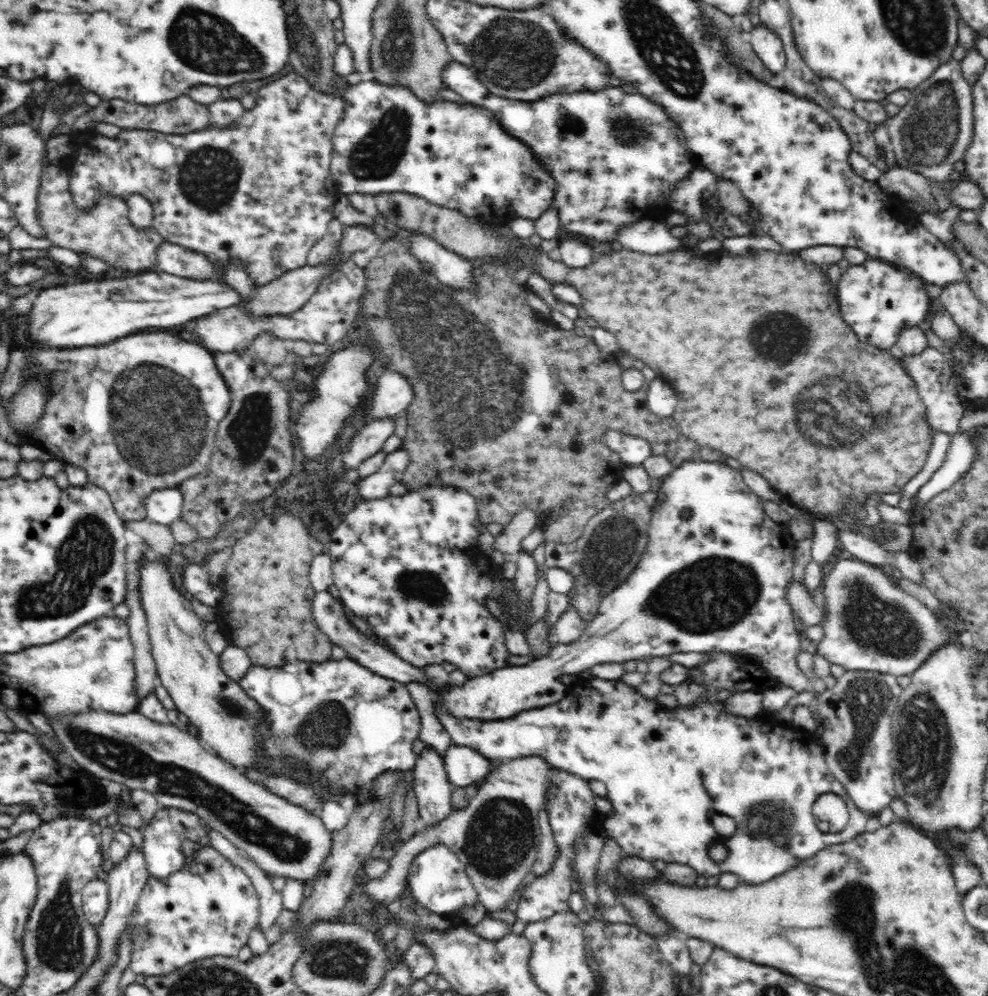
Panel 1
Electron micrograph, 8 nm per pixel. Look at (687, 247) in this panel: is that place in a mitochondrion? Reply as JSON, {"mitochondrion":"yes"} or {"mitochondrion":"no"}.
{"mitochondrion":"no"}

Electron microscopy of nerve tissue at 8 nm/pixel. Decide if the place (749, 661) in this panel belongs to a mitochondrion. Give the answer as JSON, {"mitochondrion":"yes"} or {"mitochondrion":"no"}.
{"mitochondrion":"no"}

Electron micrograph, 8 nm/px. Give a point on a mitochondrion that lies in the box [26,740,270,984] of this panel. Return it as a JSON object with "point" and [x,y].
{"point":[59,944]}

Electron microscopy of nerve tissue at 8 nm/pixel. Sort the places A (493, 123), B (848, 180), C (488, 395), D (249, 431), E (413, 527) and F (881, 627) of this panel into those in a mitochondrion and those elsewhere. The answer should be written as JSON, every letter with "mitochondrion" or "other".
{"A":"other","B":"other","C":"mitochondrion","D":"mitochondrion","E":"other","F":"mitochondrion"}

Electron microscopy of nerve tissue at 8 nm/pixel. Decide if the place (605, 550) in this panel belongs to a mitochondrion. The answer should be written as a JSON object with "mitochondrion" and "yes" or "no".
{"mitochondrion":"yes"}

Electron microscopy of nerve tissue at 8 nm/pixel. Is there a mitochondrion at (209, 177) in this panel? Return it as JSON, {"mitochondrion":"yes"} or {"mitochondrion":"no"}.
{"mitochondrion":"yes"}

